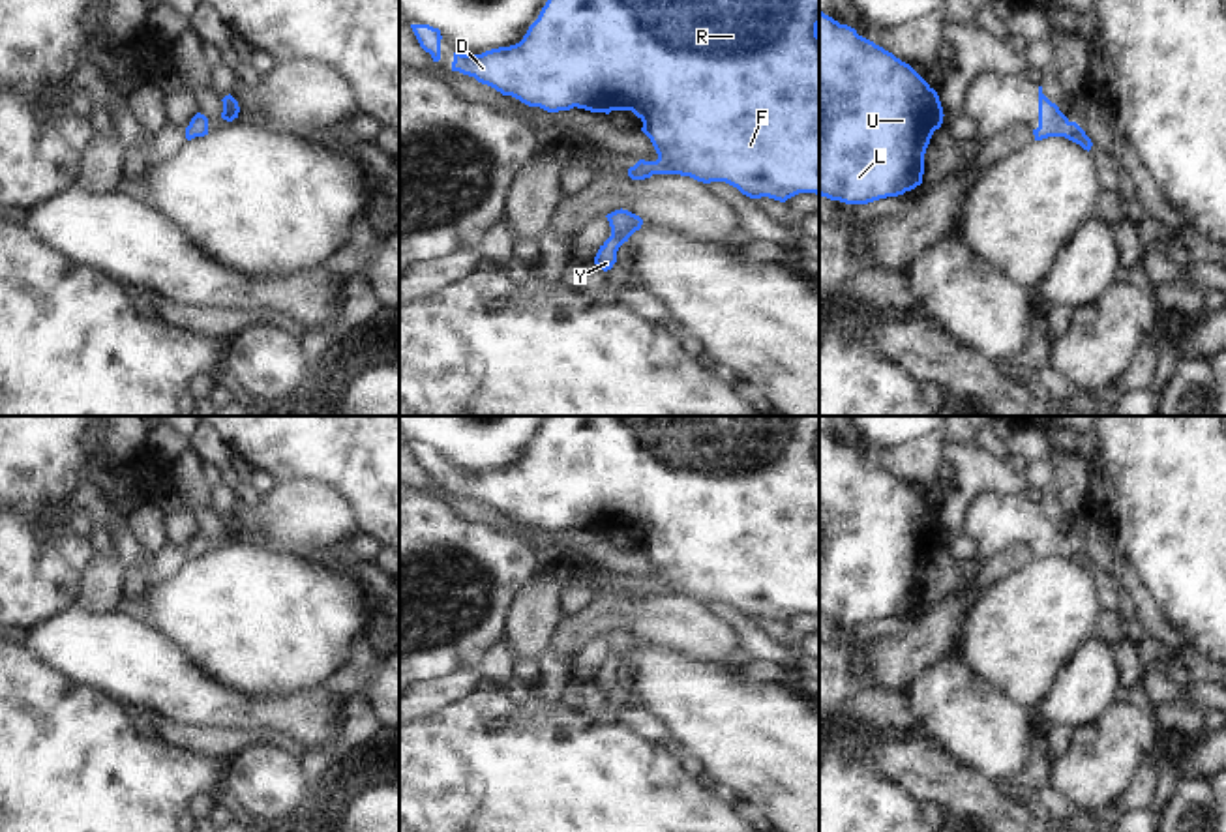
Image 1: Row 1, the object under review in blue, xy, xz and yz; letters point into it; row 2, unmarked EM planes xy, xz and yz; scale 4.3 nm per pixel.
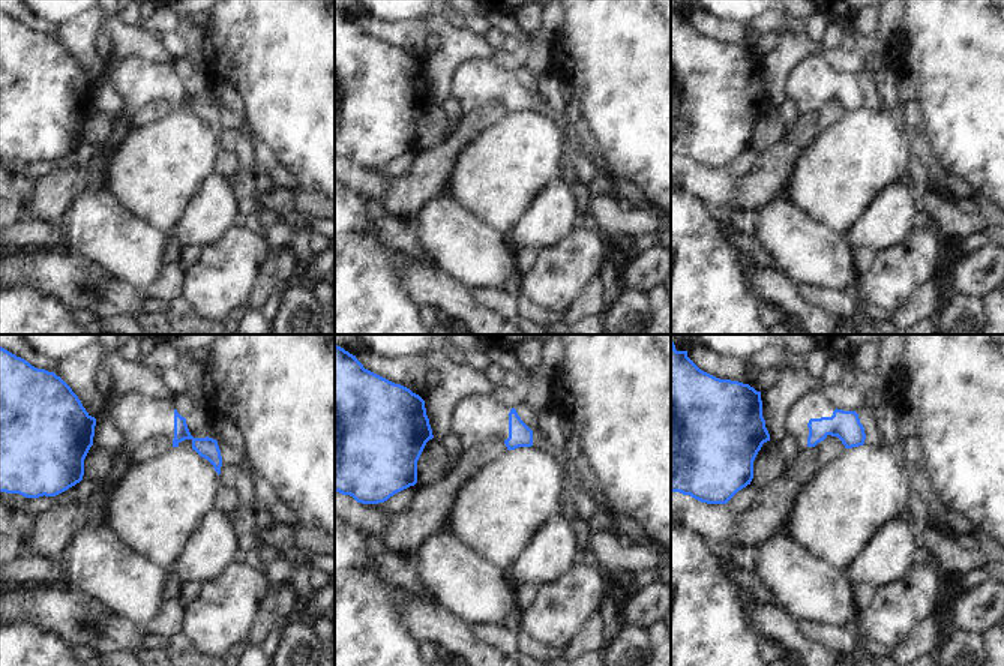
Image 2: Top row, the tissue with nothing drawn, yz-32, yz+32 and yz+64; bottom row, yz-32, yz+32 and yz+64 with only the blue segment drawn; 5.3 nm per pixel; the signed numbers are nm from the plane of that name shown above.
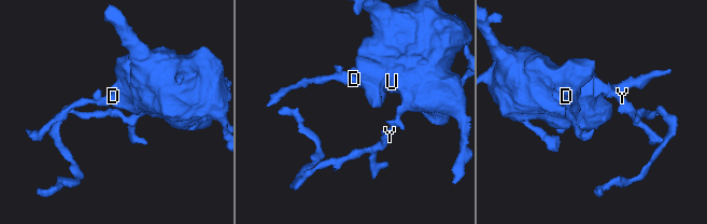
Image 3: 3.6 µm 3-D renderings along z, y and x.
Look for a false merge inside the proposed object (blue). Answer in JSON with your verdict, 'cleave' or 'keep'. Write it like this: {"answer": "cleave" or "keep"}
{"answer": "keep"}

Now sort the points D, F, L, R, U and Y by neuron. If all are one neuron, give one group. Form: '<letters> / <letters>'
D F L R U Y

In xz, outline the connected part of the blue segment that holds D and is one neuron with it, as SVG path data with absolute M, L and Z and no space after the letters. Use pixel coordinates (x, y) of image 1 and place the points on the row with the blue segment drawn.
M547 0L538 19L523 39L482 54L454 52L452 71L474 77L502 96L512 96L529 107L547 112L574 107L591 112L632 111L641 122L641 131L650 139L658 159L639 159L628 169L632 180L652 174L680 174L697 182L725 182L750 199L769 197L780 202L799 195L819 195L819 0Z

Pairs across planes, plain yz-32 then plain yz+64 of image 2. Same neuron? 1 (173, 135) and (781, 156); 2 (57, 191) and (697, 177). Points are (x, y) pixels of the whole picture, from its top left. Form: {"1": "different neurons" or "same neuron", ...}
{"1": "different neurons", "2": "different neurons"}

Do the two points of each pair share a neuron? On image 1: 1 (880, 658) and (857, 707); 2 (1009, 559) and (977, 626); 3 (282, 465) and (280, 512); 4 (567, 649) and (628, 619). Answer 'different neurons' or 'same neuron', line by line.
1: different neurons
2: different neurons
3: different neurons
4: same neuron

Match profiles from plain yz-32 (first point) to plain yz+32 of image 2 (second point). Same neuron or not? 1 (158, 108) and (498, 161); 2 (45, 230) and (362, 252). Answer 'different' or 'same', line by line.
1: different
2: different

